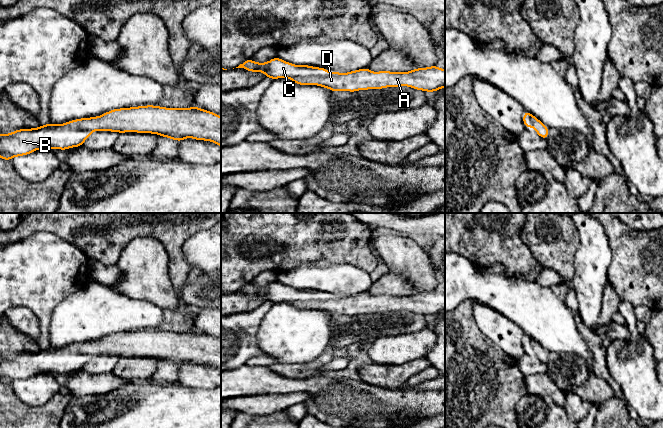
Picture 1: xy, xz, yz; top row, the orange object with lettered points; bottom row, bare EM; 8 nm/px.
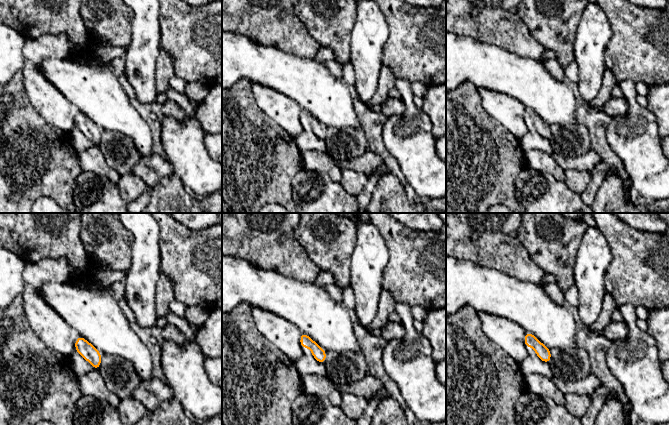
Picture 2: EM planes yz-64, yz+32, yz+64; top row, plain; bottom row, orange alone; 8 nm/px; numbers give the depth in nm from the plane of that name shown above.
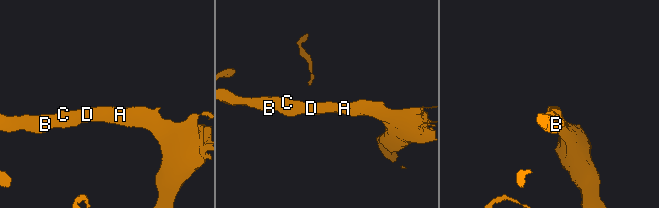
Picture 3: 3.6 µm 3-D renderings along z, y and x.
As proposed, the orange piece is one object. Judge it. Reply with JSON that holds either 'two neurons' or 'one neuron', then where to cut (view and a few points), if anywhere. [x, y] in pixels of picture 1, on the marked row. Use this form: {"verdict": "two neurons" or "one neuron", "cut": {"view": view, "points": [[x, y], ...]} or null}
{"verdict": "one neuron", "cut": null}

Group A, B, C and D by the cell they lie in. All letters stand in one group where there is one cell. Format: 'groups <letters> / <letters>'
groups A B C D

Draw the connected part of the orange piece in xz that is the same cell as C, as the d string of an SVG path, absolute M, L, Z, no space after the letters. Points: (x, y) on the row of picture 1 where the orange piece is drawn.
M275 57L265 63L247 59L236 68L250 72L263 72L265 77L270 77L272 80L288 78L298 85L317 85L334 92L356 92L400 86L412 87L425 92L436 92L445 88L445 69L436 65L417 68L409 72L373 72L368 68L361 68L348 73L337 71L330 73L326 68L310 65L298 66Z

